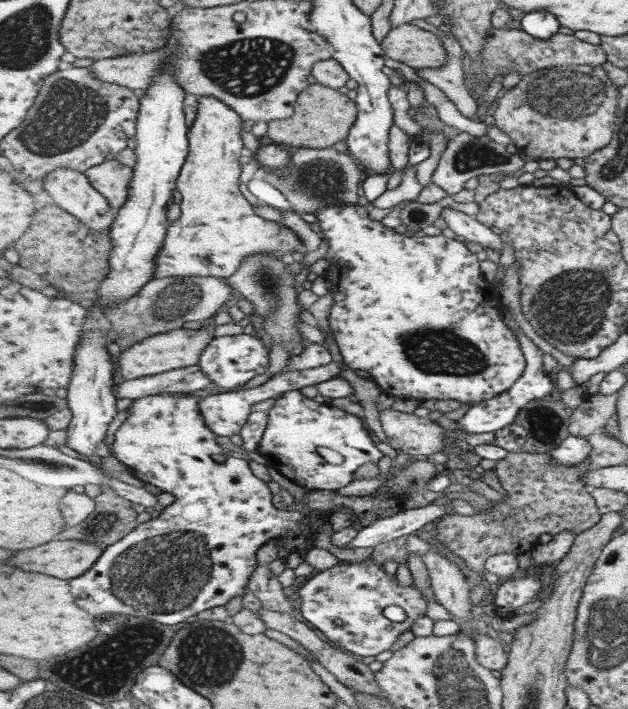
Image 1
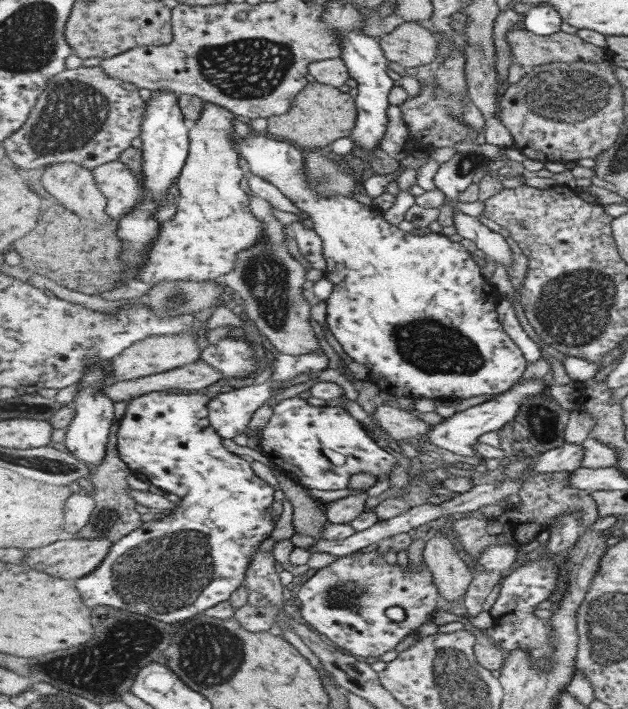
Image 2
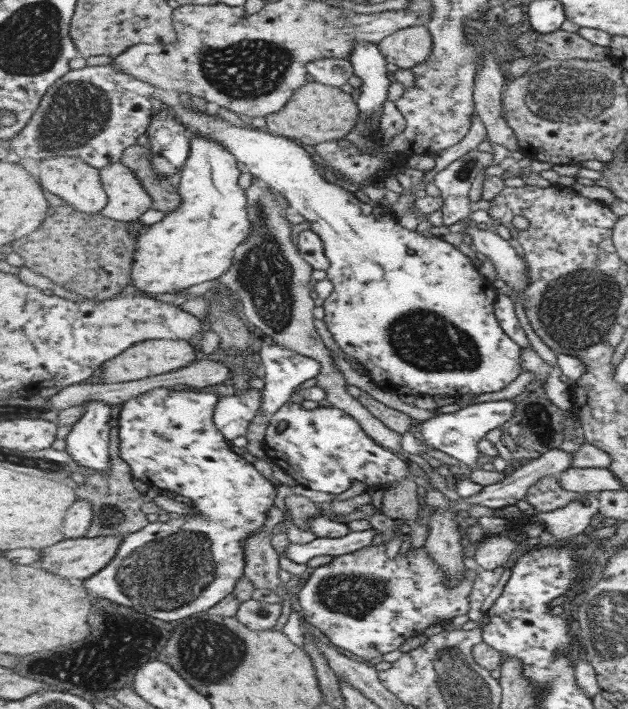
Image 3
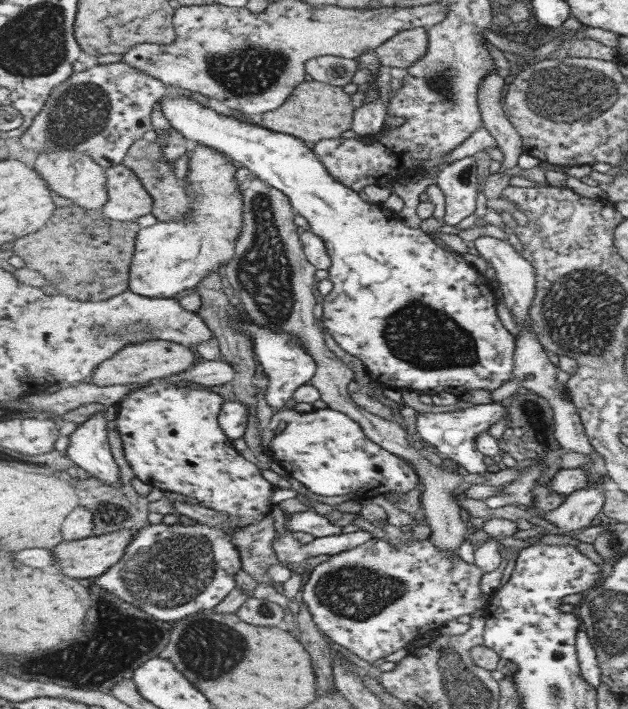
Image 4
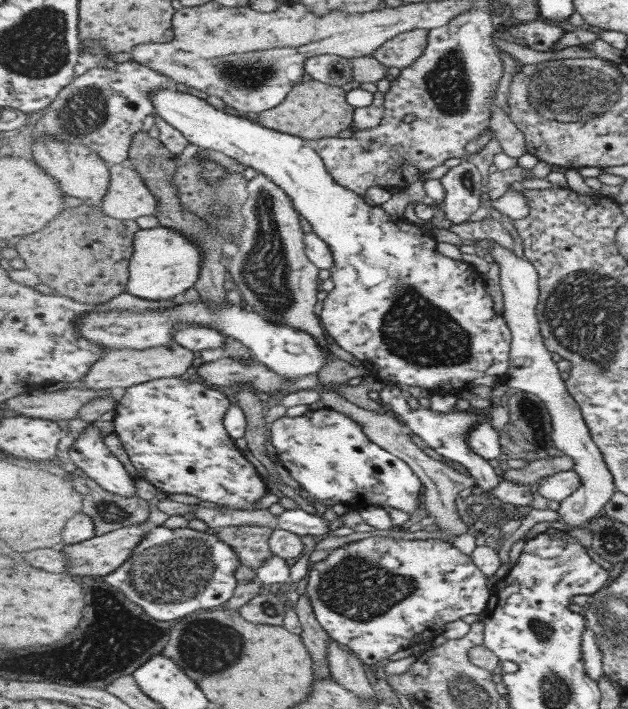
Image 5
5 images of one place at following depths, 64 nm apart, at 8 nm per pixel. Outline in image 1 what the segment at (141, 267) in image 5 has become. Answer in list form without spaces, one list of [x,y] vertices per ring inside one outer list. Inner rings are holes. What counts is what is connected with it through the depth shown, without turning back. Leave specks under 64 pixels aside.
[[[200,96],[196,118],[190,127],[190,154],[183,165],[178,181],[182,200],[181,216],[170,225],[163,249],[156,258],[155,278],[165,277],[219,277],[227,279],[241,268],[242,262],[251,255],[271,255],[289,258],[295,251],[305,252],[301,238],[284,223],[265,220],[255,214],[254,206],[241,194],[241,156],[245,150],[243,131],[248,123],[226,102],[212,96]]]

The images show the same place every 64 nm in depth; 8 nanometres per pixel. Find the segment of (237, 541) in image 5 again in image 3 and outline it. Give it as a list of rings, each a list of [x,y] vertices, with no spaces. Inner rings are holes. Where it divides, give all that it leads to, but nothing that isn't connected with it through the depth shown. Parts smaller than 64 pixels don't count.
[[[273,506],[267,514],[267,522],[260,532],[246,540],[246,576],[255,588],[267,588],[283,595],[283,583],[279,580],[279,554],[271,544],[273,528],[283,522],[283,510]]]

